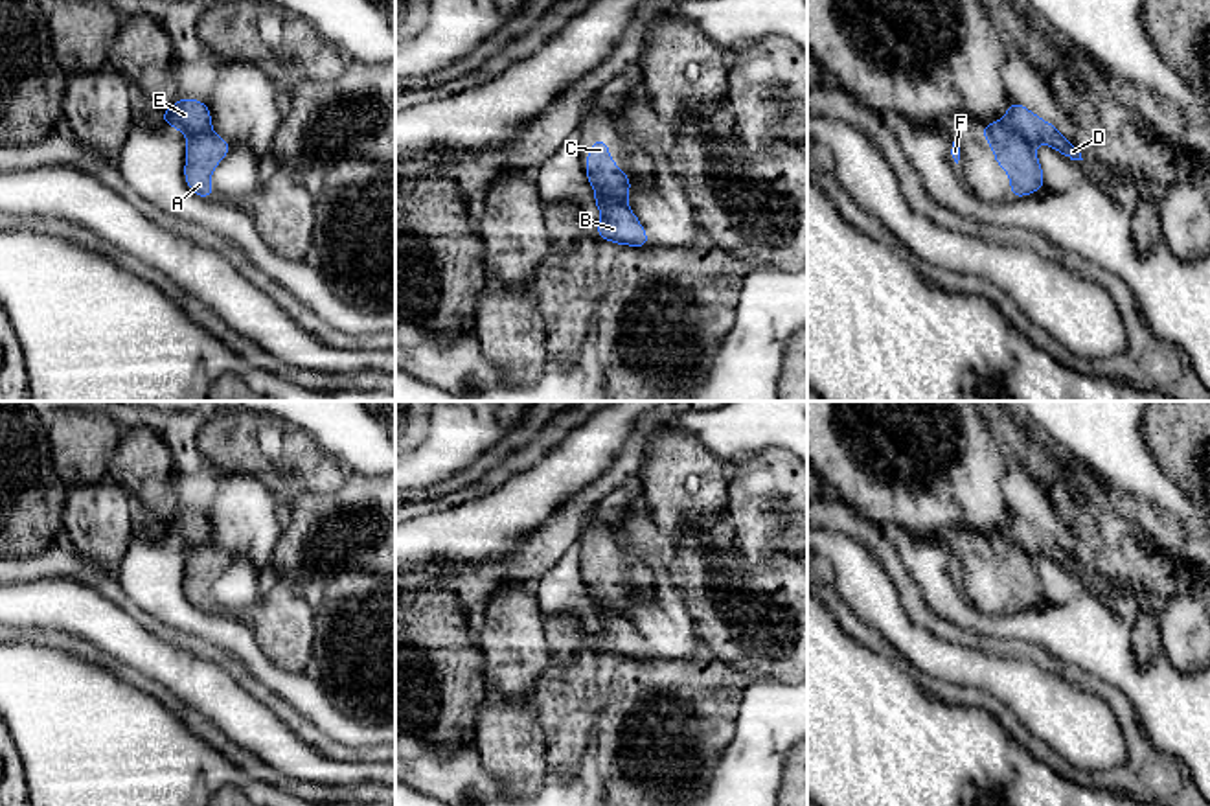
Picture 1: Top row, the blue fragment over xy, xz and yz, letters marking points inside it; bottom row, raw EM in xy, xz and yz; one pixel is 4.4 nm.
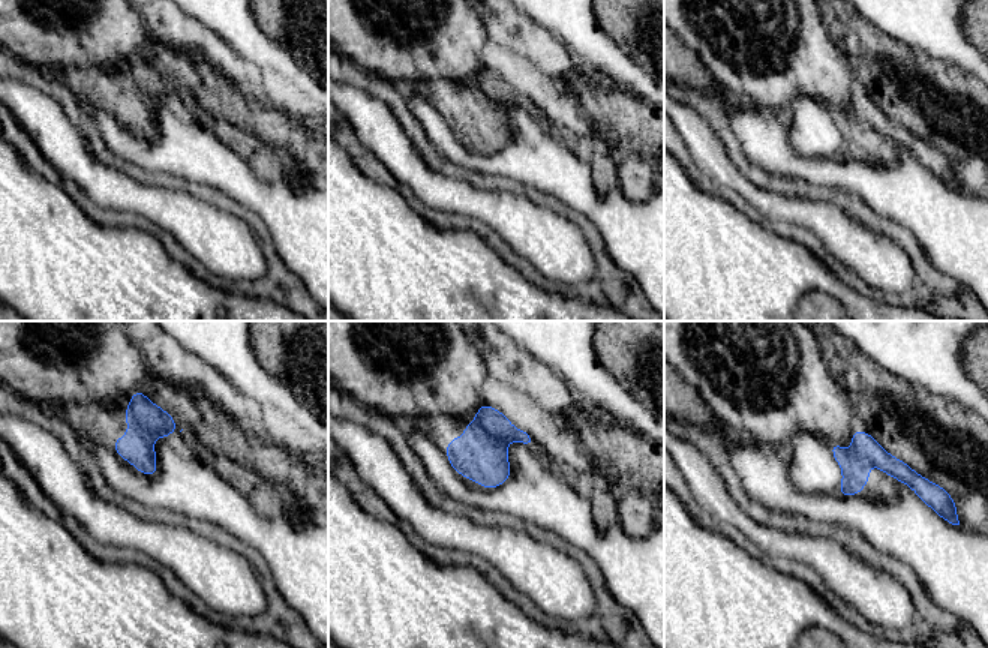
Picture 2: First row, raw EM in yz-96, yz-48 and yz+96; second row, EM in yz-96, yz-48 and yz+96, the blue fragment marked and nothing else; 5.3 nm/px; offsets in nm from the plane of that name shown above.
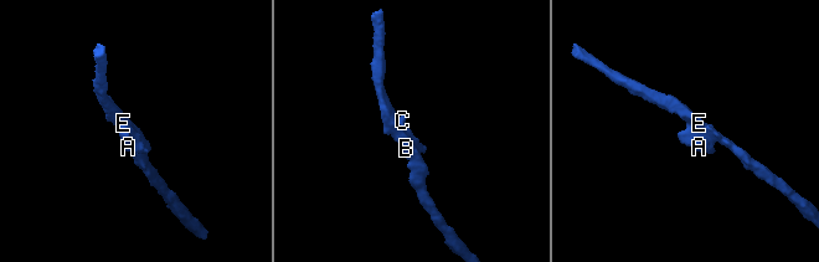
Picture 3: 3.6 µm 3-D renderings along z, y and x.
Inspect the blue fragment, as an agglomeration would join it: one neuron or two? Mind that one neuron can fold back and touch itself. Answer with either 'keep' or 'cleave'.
cleave

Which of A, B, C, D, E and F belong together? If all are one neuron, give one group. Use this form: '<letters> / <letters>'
A C F / B D E

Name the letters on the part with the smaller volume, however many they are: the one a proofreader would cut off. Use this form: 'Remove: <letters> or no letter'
Remove: A, C, F

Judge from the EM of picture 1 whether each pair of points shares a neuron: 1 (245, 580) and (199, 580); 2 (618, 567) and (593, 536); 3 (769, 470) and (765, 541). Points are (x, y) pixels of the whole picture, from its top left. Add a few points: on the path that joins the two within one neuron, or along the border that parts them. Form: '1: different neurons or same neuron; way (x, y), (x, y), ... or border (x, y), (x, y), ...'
1: same neuron; way (234, 580), (210, 580)
2: same neuron; way (609, 564), (600, 554), (600, 545)
3: same neuron; way (769, 488), (769, 518), (765, 523)

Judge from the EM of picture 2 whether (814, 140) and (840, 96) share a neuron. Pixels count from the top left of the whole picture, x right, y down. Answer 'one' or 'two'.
two

